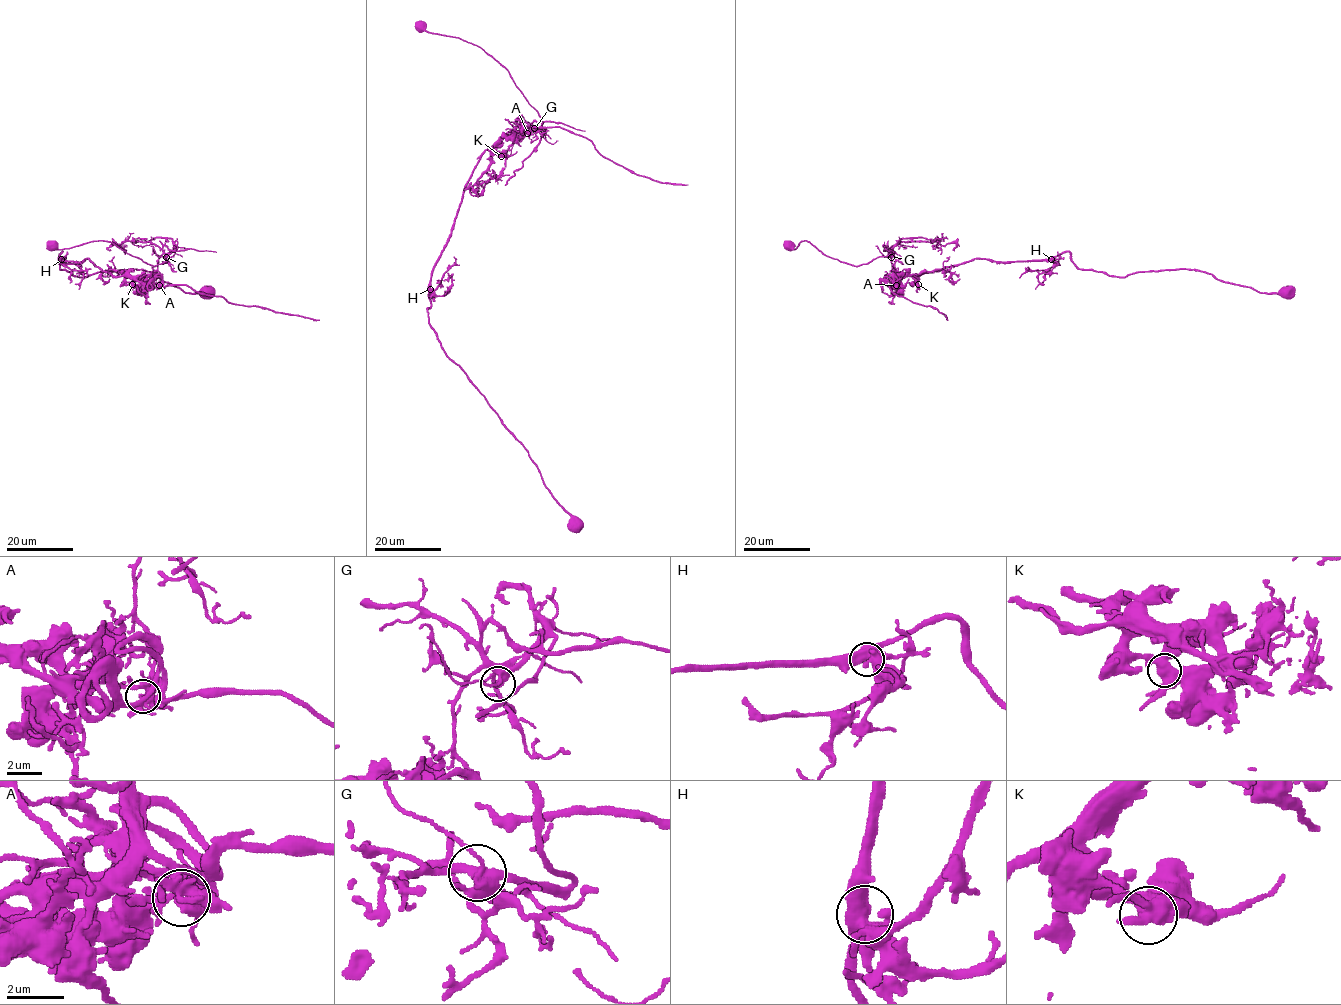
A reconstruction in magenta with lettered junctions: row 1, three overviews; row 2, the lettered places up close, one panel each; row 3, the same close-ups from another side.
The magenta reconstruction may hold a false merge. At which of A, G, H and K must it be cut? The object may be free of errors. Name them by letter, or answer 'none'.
A

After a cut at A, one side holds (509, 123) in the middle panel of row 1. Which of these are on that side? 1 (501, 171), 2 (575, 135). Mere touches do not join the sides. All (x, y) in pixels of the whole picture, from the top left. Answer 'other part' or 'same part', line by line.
1: other part
2: same part

